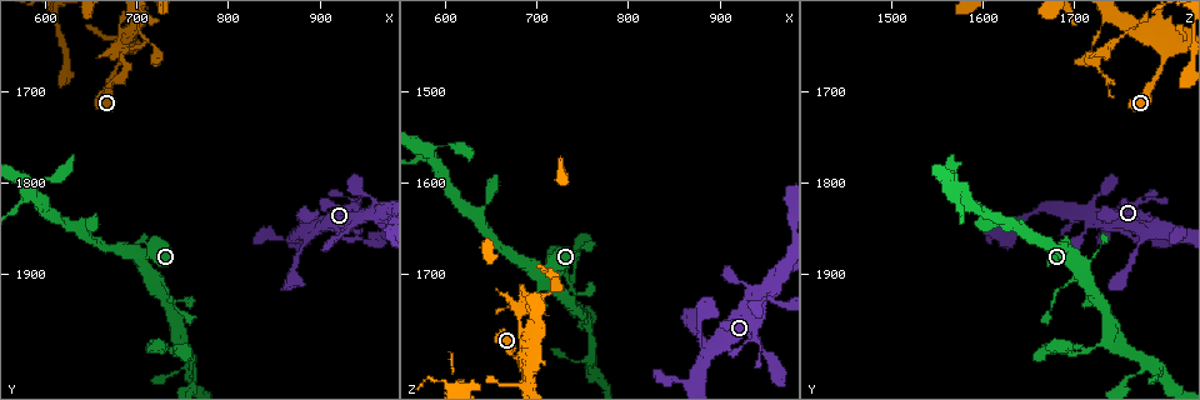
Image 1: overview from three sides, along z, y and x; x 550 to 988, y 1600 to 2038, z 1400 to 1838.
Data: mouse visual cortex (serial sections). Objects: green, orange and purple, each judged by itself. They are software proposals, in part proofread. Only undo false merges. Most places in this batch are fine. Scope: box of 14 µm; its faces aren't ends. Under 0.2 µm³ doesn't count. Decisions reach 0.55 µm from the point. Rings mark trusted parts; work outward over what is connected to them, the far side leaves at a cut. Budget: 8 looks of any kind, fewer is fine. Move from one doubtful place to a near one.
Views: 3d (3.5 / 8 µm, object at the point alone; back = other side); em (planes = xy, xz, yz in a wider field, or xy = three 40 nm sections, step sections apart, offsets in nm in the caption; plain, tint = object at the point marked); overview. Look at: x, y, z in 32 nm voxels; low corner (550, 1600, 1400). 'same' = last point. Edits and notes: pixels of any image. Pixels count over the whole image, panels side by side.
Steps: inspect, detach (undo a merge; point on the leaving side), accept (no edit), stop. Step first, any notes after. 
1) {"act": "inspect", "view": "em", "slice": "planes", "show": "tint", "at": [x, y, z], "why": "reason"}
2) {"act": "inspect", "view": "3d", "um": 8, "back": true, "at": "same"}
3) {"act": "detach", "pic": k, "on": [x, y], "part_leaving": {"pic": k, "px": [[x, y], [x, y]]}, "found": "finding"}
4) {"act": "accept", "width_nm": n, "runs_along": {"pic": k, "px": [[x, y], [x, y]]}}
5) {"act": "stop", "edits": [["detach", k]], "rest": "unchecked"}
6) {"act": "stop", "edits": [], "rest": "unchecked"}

{"act": "inspect", "view": "em", "slice": "xy", "step": 2, "show": "tint", "at": [735, 1980, 1705], "why": "sudden change in width"}

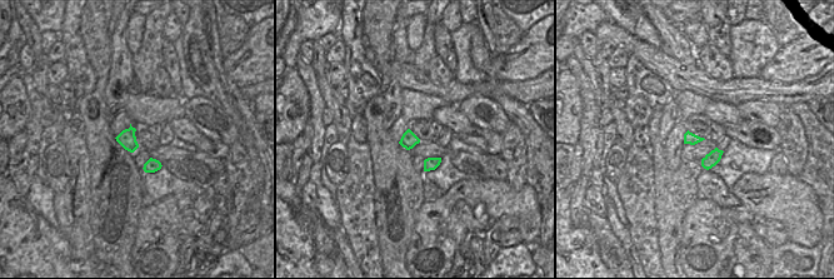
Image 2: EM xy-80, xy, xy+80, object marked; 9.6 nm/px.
{"act": "inspect", "view": "3d", "um": 3.5, "at": "same"}

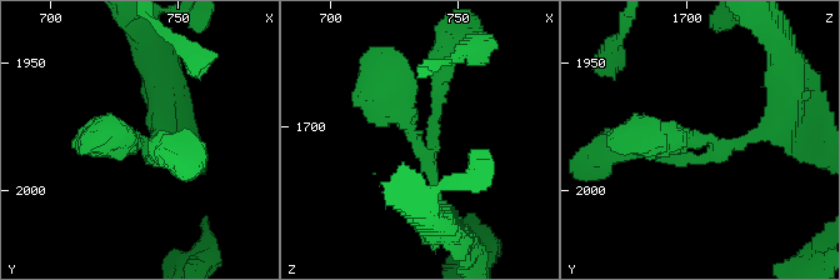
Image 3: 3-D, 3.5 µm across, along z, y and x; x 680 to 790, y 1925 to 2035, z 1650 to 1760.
{"act": "accept", "runs_along": {"pic": 3, "px": [[439, 215], [381, 74]]}, "found": "continuous, no second cell"}

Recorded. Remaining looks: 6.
{"act": "inspect", "view": "3d", "um": 8, "back": true, "at": [685, 1665, 1800], "why": "four-way junction"}

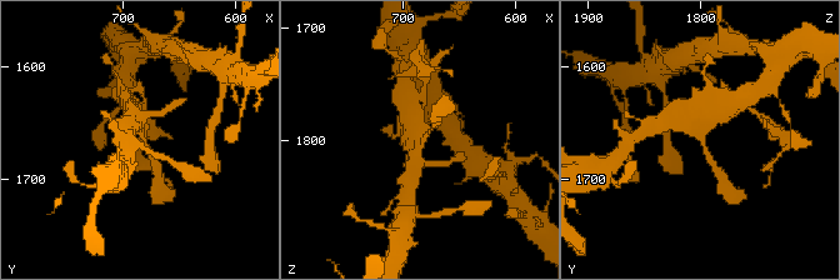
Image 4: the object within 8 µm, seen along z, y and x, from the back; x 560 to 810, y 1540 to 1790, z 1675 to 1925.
{"act": "inspect", "view": "em", "slice": "xy", "step": 2, "show": "tint", "at": [682, 1666, 1800], "arms": 4, "arm_widths_nm": [150, 350, 350, 400]}

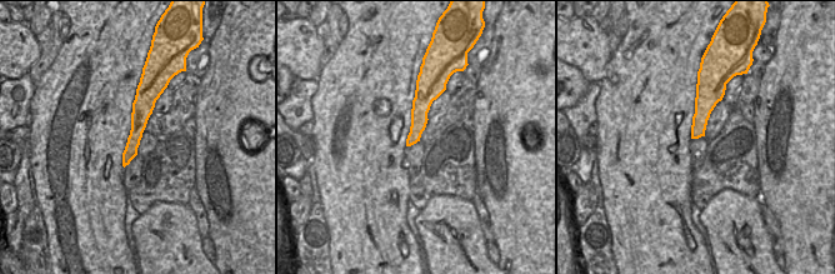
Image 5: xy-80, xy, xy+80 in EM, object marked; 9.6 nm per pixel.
{"act": "accept", "runs_along": {"pic": 4, "px": [[155, 169], [134, 111]]}, "found": "all the same cell"}

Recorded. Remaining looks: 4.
{"act": "inspect", "view": "3d", "um": 3.5, "at": [965, 1835, 1700], "why": "thick turns thin"}

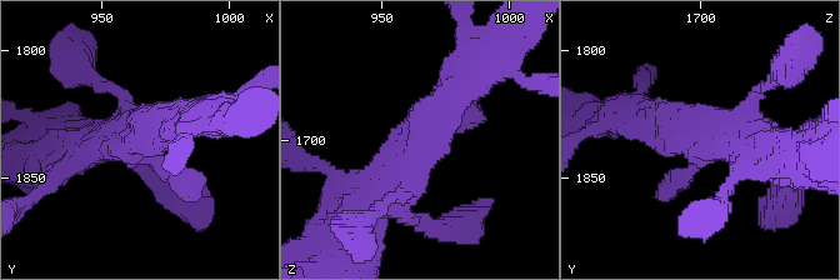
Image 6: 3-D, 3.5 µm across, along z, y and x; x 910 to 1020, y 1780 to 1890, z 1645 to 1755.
{"act": "inspect", "view": "em", "slice": "xy", "step": 5, "show": "tint", "at": [968, 1838, 1701]}

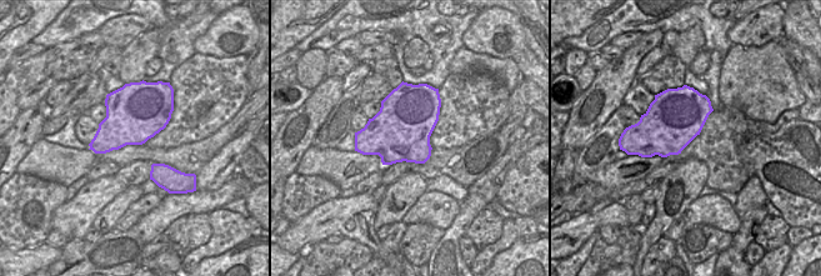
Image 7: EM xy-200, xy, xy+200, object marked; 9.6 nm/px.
{"act": "accept", "width_nm": 600, "runs_along": {"pic": 6, "px": [[369, 205], [469, 84]]}, "found": "one cell here"}

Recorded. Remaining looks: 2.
{"act": "stop", "edits": [], "rest": "unchecked"}

